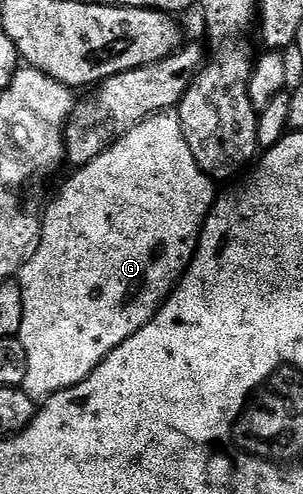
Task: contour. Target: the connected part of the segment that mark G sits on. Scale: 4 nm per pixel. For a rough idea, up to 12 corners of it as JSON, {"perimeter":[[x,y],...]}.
{"perimeter":[[176,111],[43,212],[25,393],[148,324],[215,199]]}

